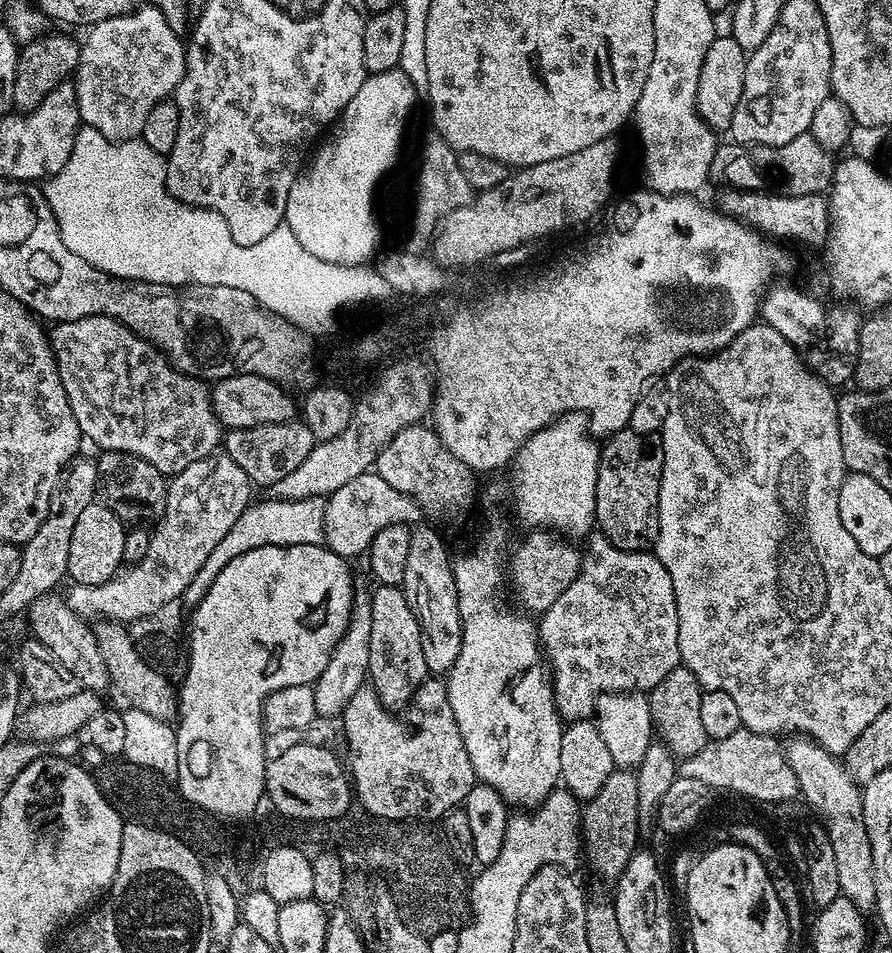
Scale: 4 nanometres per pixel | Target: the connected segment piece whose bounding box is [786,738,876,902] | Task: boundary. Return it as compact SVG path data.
M796 738L792 745L787 745L786 755L800 783L799 795L810 800L824 815L823 821L828 829L830 846L834 846L834 859L838 861L838 882L840 891L848 899L857 902L875 901L876 898L876 872L873 870L874 858L870 846L870 834L866 830L864 821L864 797L861 787L853 781L848 772L845 771L843 763L831 752L827 752L819 744L807 739Z

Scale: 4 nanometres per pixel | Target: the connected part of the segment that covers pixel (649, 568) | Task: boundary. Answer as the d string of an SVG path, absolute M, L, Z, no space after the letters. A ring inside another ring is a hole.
M597 538L588 548L588 553L583 553L580 561L580 572L562 594L558 594L558 602L542 613L538 620L538 643L546 657L546 664L552 667L550 674L550 689L553 703L559 713L561 721L575 722L581 718L588 718L594 712L594 700L601 694L647 694L651 692L666 674L673 672L680 664L680 651L678 650L678 610L674 598L674 586L670 582L670 574L666 574L666 566L651 551L646 552L623 552L614 547L610 541Z

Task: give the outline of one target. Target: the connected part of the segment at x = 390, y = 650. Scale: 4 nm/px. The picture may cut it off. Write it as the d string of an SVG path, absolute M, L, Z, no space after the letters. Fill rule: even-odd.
M380 586L377 589L377 592L373 591L370 596L372 617L370 618L370 666L368 667L368 680L372 691L380 697L380 702L385 709L407 709L412 703L412 695L420 689L421 684L429 679L430 676L426 666L426 654L422 654L422 638L420 637L416 609L413 608L412 601L406 595L403 587Z

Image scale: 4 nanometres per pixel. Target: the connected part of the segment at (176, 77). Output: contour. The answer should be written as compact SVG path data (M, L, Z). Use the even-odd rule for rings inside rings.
M141 6L128 15L100 21L91 25L87 32L88 37L80 44L80 61L74 73L79 119L87 127L98 130L107 140L135 140L146 122L146 114L160 100L169 99L180 85L180 79L184 77L185 41L176 37L179 36L177 29L169 26L164 15L151 6Z

